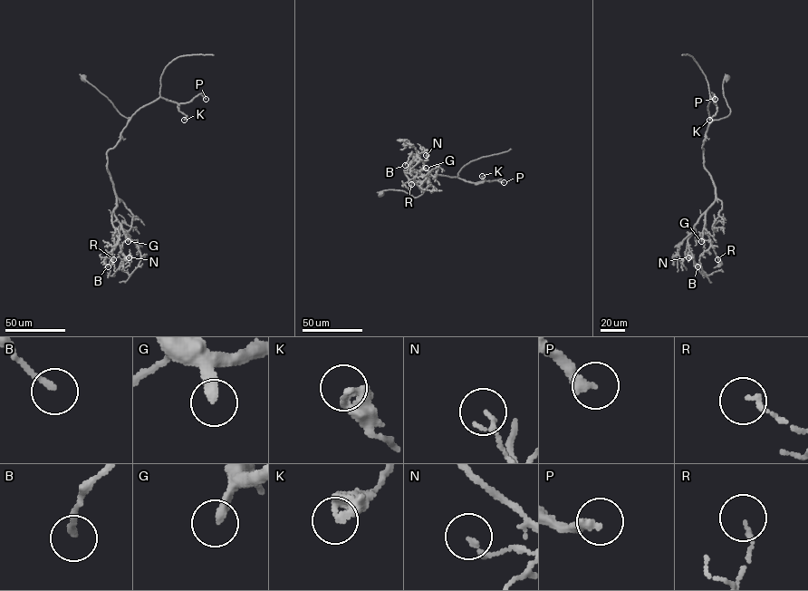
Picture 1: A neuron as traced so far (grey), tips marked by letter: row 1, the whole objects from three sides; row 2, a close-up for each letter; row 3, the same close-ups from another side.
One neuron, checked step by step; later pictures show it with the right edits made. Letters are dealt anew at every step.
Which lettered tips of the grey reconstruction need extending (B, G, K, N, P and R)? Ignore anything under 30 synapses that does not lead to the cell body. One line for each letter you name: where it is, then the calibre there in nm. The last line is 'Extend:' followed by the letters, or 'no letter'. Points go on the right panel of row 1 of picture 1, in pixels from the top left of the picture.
G: place (701, 241); calibre 320 nm
P: place (715, 99); calibre 340 nm
Extend: G, P

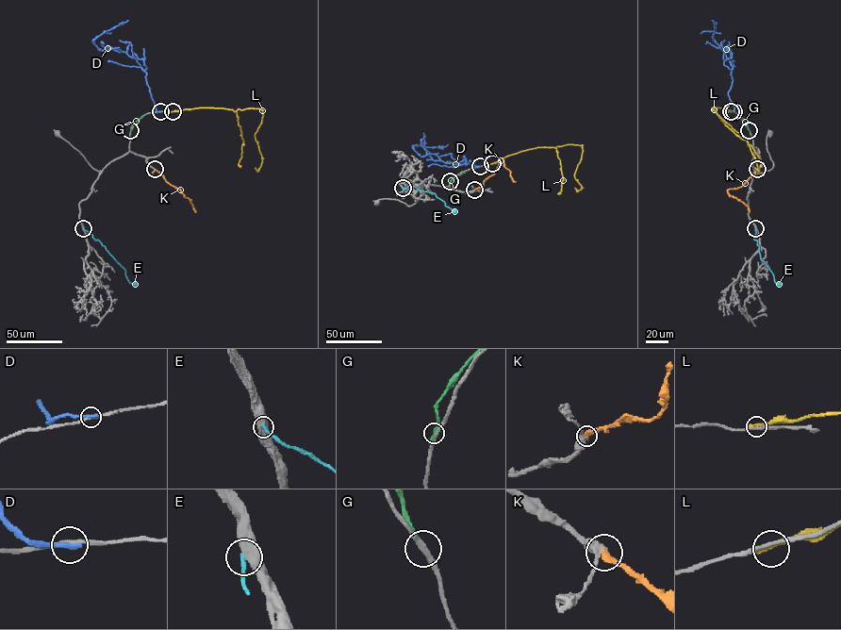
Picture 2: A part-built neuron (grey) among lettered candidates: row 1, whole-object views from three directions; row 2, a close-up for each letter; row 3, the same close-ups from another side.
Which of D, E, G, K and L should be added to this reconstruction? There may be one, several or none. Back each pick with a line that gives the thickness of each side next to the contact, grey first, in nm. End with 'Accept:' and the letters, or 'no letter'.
K: calibres 360 and 340 nm
Accept: K

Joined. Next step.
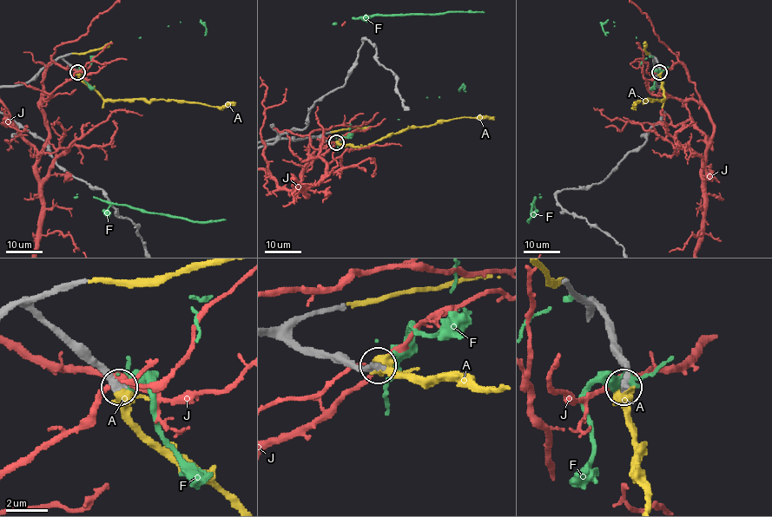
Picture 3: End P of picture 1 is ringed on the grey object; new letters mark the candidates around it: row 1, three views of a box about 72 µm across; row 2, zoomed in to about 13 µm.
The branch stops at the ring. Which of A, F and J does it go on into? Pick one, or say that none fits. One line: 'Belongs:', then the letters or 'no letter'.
Belongs: A

